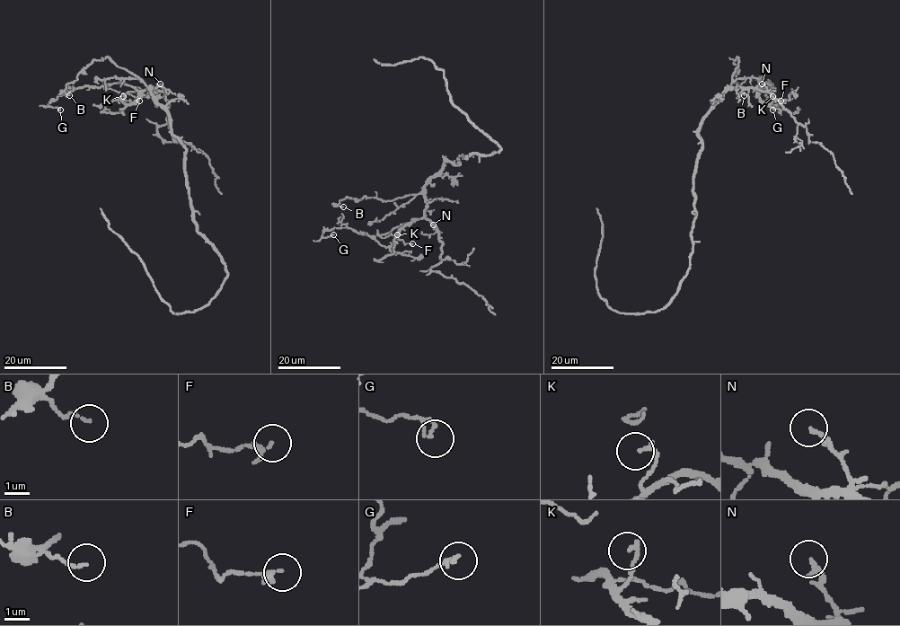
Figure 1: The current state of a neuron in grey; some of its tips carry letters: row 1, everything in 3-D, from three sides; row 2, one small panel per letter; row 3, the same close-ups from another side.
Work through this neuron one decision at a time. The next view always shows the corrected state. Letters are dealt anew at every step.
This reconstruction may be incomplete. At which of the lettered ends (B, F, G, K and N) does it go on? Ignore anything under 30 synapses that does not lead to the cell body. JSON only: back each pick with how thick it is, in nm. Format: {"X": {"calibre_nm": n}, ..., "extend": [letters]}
{"extend": []}

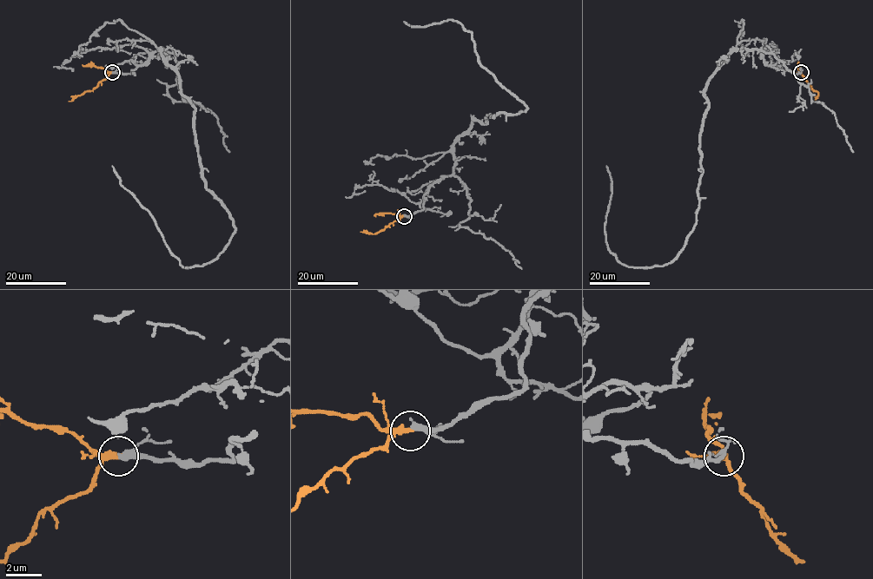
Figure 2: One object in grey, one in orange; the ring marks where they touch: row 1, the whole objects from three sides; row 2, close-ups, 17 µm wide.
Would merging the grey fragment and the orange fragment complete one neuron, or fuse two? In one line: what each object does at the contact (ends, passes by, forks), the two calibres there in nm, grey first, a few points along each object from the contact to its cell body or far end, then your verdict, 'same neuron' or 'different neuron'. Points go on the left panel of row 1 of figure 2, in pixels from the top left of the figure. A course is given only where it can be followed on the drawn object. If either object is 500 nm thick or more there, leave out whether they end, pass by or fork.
grey passes by; orange passes by; calibres 280 and 280 nm; course grey (112, 72), (131, 73), (162, 49), (195, 108), (204, 185), (233, 220), (228, 244), (183, 267), (112, 166); course orange (112, 72), (91, 90), (84, 91), (69, 101); same neuron

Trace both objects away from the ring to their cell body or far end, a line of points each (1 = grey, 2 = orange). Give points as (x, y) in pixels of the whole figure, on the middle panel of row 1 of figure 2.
1: (404, 215), (453, 173), (453, 144), (472, 120), (526, 107), (480, 63), (455, 20), (404, 21)
2: (404, 216), (373, 233), (360, 232)

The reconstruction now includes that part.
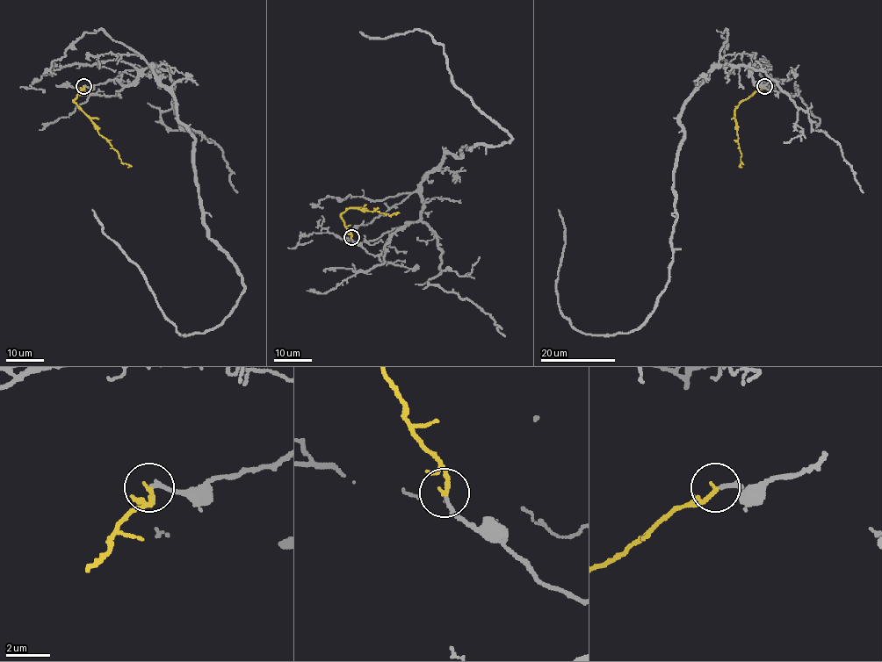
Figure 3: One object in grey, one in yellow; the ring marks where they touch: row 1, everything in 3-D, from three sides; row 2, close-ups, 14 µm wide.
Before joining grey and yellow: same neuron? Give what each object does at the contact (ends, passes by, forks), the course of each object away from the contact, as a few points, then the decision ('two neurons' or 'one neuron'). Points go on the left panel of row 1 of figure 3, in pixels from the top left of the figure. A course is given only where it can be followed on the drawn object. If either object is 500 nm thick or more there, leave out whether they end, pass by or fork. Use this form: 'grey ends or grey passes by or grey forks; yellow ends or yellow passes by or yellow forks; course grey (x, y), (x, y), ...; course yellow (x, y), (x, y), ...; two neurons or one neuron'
grey ends; yellow ends; course grey (83, 87), (128, 86), (155, 66), (194, 139), (206, 233), (241, 277), (236, 306), (180, 334), (92, 209); course yellow (83, 87), (74, 99), (127, 167); one neuron

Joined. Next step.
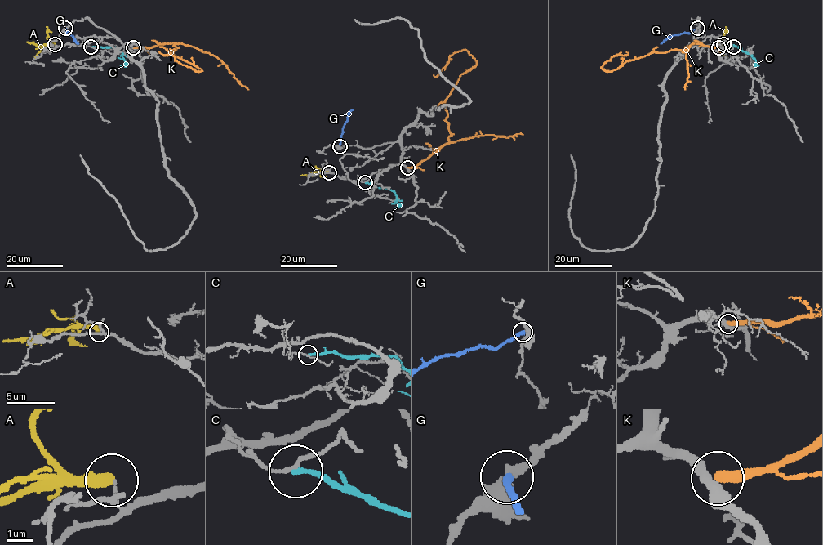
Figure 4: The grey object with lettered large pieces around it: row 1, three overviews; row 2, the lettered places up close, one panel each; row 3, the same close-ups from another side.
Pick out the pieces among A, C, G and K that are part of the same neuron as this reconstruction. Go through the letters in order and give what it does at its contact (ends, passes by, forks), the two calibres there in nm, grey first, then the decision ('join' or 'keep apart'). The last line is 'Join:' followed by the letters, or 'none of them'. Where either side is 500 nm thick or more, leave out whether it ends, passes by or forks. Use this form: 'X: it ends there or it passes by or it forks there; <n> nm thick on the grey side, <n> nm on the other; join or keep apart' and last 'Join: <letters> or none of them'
A: it ends there; 80 nm thick on the grey side, 440 nm on the other; keep apart
C: it ends there; 120 nm thick on the grey side, 200 nm on the other; keep apart
G: it ends there; 340 nm thick on the grey side, 280 nm on the other; keep apart
K: it ends there; 400 nm thick on the grey side, 400 nm on the other; keep apart
Join: none of them

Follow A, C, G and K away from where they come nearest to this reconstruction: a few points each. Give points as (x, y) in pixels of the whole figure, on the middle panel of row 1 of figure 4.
A: (329, 172), (300, 175)
C: (365, 182), (394, 192), (398, 204), (394, 207)
G: (340, 146), (344, 122), (353, 109)
K: (408, 167), (448, 141), (444, 100), (460, 76), (476, 64), (475, 59), (465, 50), (455, 52), (433, 75)

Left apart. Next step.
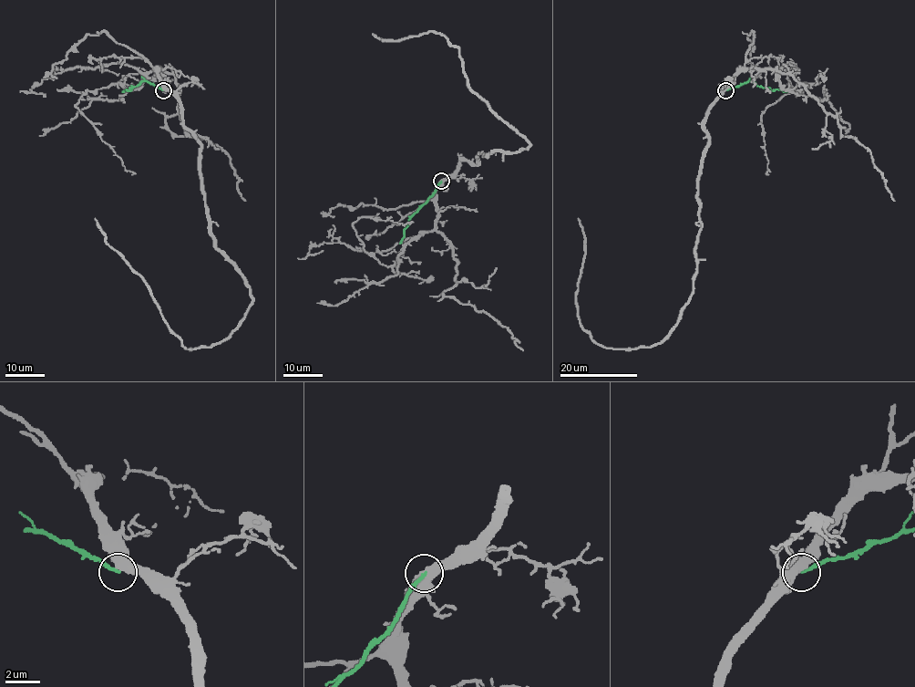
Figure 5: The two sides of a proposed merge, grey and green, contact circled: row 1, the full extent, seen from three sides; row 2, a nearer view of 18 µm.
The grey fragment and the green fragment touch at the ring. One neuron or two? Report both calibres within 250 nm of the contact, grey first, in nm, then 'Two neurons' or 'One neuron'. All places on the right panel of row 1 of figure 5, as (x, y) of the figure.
Thickness 500 nm (grey) against 190 nm. Two neurons

